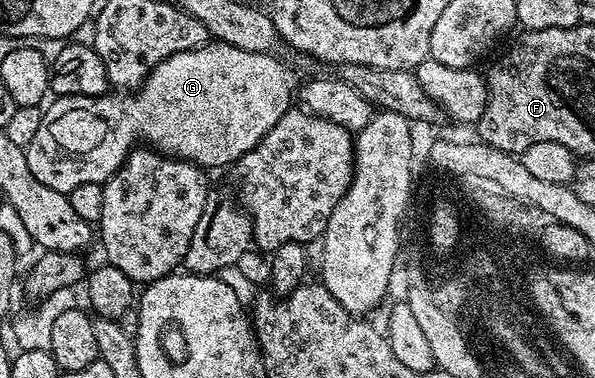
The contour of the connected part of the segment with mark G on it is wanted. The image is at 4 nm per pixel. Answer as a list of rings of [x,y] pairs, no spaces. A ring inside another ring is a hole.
[[[220,41],[210,42],[203,47],[196,47],[190,51],[180,51],[171,57],[167,57],[159,65],[155,65],[152,71],[145,77],[145,82],[136,88],[132,93],[113,93],[117,95],[109,95],[110,93],[102,93],[100,95],[59,95],[44,108],[41,124],[39,125],[39,133],[35,133],[35,141],[31,141],[31,145],[25,148],[25,156],[29,162],[31,173],[43,185],[47,185],[56,191],[68,193],[71,189],[75,189],[75,185],[87,185],[88,183],[104,184],[118,169],[125,166],[125,160],[128,159],[130,151],[134,150],[136,139],[146,139],[148,146],[152,150],[170,157],[179,159],[188,159],[189,162],[197,164],[202,169],[210,169],[209,167],[225,167],[237,162],[239,157],[243,157],[243,153],[247,153],[252,149],[263,136],[270,131],[275,125],[275,121],[279,121],[279,117],[283,117],[283,113],[287,113],[294,106],[295,92],[299,87],[299,79],[293,76],[293,71],[285,63],[280,63],[276,59],[276,54],[270,53],[251,53],[244,51],[238,47],[232,47]]]

